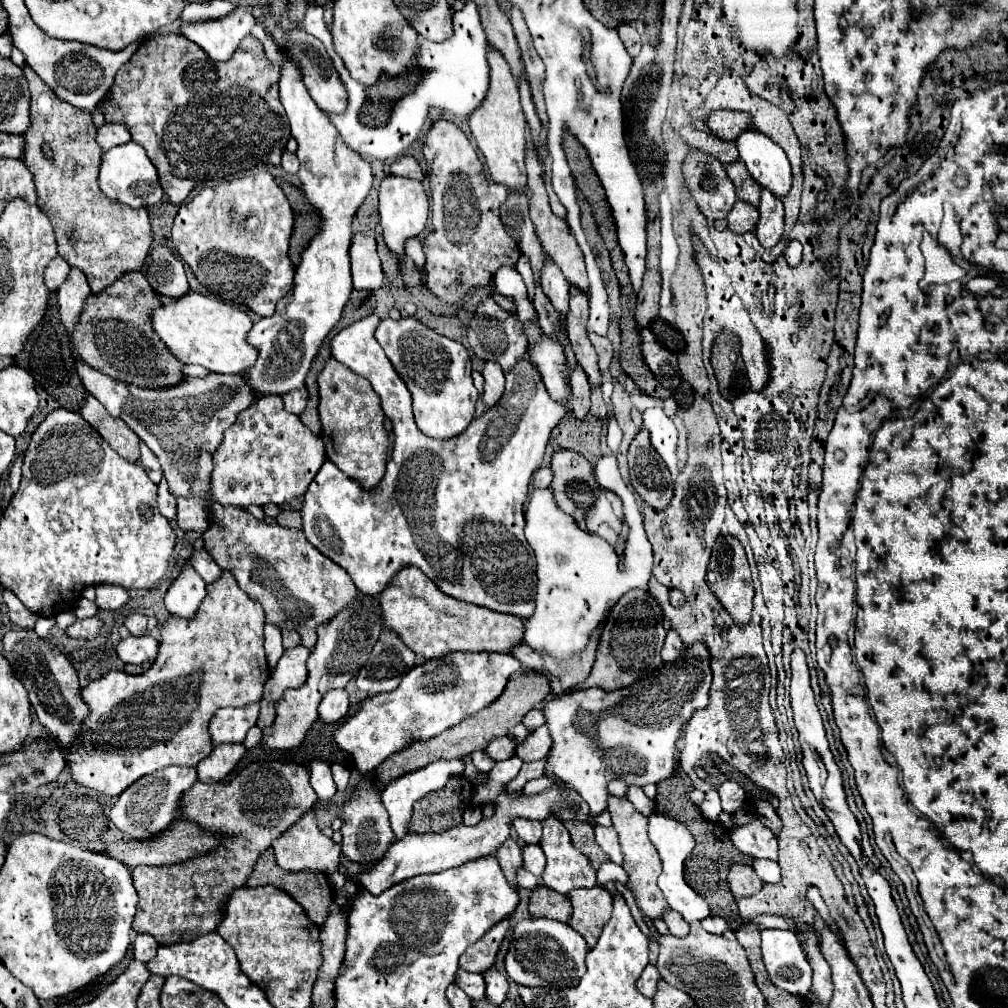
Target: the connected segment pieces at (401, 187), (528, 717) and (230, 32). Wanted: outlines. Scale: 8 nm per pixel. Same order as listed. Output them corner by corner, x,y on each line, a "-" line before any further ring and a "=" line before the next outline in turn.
385,176
379,186
379,216
381,216
381,228
385,236
385,244
391,248
391,252
401,258
403,246
407,238
419,236
425,230
429,212
429,202
425,194
425,186
419,180
413,178
399,178
399,176
=
534,709
529,711
522,720
523,724
527,727
527,729
532,732
536,728
544,725
545,718
541,709
=
237,8
233,14
199,24
185,24
181,32
187,40
201,46
209,58
227,60
239,48
239,42
251,34
255,18
247,8

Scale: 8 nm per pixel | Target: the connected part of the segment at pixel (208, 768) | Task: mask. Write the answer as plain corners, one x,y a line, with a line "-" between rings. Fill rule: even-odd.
223,744
223,746
215,748
197,766
199,782
209,784
209,782
219,782
219,780
227,778
237,768
241,758
245,758
245,754
247,754
247,748
243,744

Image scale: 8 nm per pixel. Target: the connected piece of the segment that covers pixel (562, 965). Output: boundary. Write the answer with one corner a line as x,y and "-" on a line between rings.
529,918
521,920
515,926
513,942
509,946
507,958
505,958
505,970
507,976
521,984
531,988
571,988
577,986
581,976
585,974
585,956
587,956
587,944
583,936
579,936
569,924
549,920
549,918

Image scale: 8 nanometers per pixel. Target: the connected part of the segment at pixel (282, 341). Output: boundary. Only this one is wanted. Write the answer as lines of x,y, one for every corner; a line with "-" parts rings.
283,50
279,54
283,60
279,98
289,118
291,136
299,144
297,156
301,168
297,176
301,180
301,190
321,216
321,232
311,240
301,256
293,290
277,302
275,314
261,318
247,336
247,342
259,348
259,358
255,366
245,372
245,380
261,396
281,396
293,388
301,388
321,342
339,322
341,310
353,290
347,254
353,236
351,220
373,186
371,164
341,140
327,114
315,106
313,98
307,94
307,86
303,86
303,74
299,74
295,58
287,58

